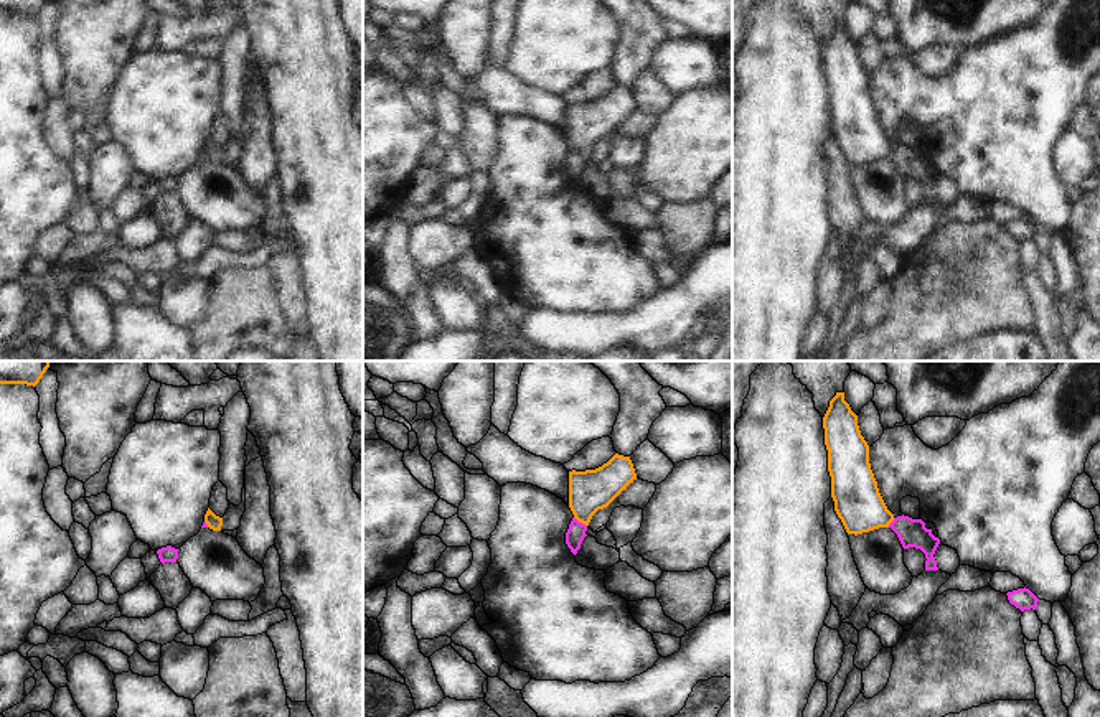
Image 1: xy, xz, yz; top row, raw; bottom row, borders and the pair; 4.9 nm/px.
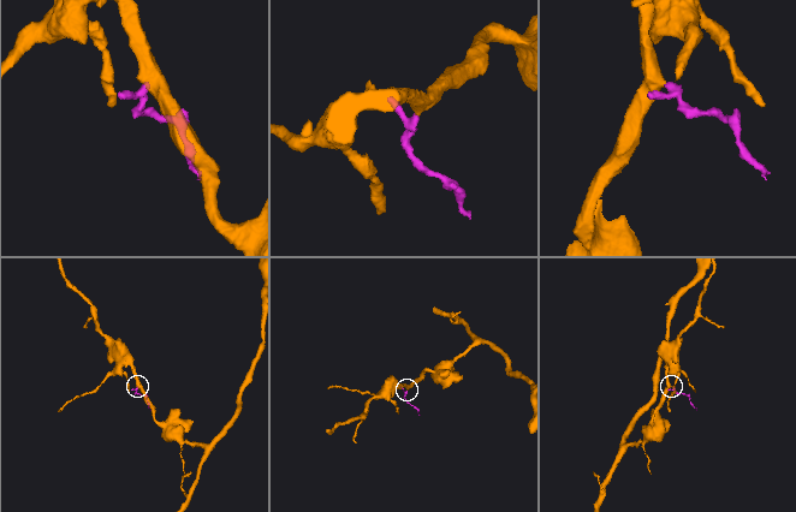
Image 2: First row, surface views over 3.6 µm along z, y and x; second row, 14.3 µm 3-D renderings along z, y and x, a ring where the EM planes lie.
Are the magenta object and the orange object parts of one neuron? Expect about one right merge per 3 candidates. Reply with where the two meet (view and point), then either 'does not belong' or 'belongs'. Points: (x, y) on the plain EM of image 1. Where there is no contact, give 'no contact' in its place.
xz (581, 154) | does not belong

